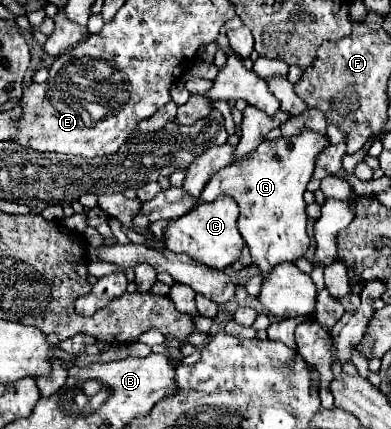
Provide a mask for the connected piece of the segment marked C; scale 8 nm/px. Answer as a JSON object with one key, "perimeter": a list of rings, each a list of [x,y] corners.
{"perimeter":[[[221,196],[215,202],[199,202],[191,212],[173,220],[165,230],[165,248],[191,256],[195,262],[205,264],[213,270],[225,270],[231,266],[243,248],[243,238],[237,230],[239,208],[229,196]]]}

